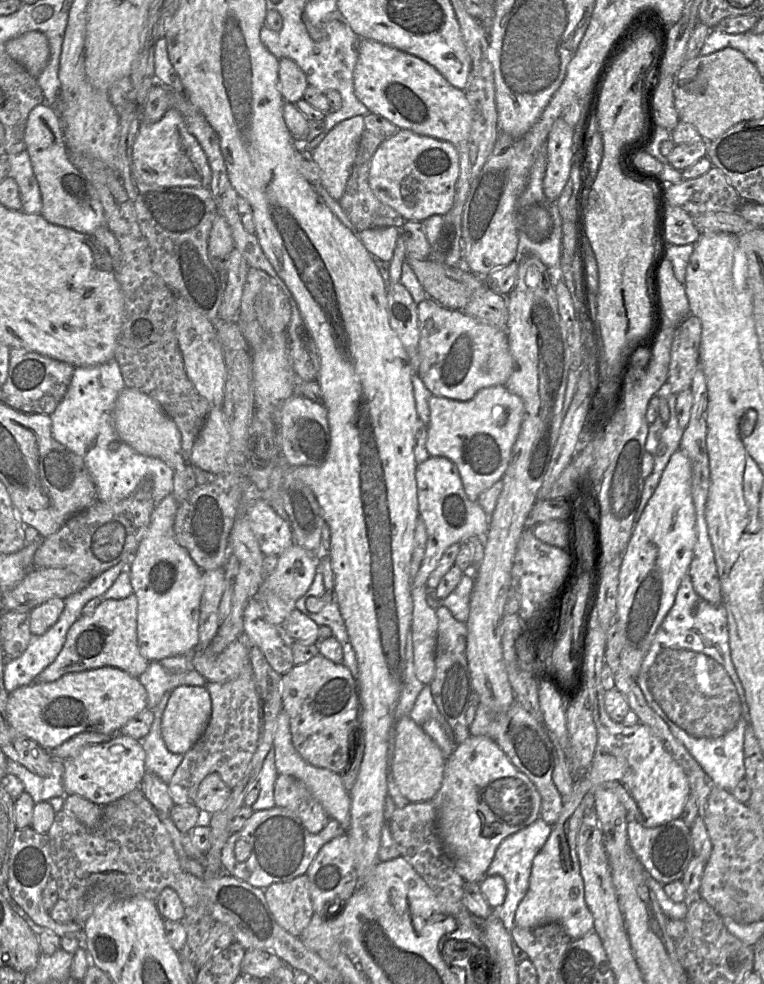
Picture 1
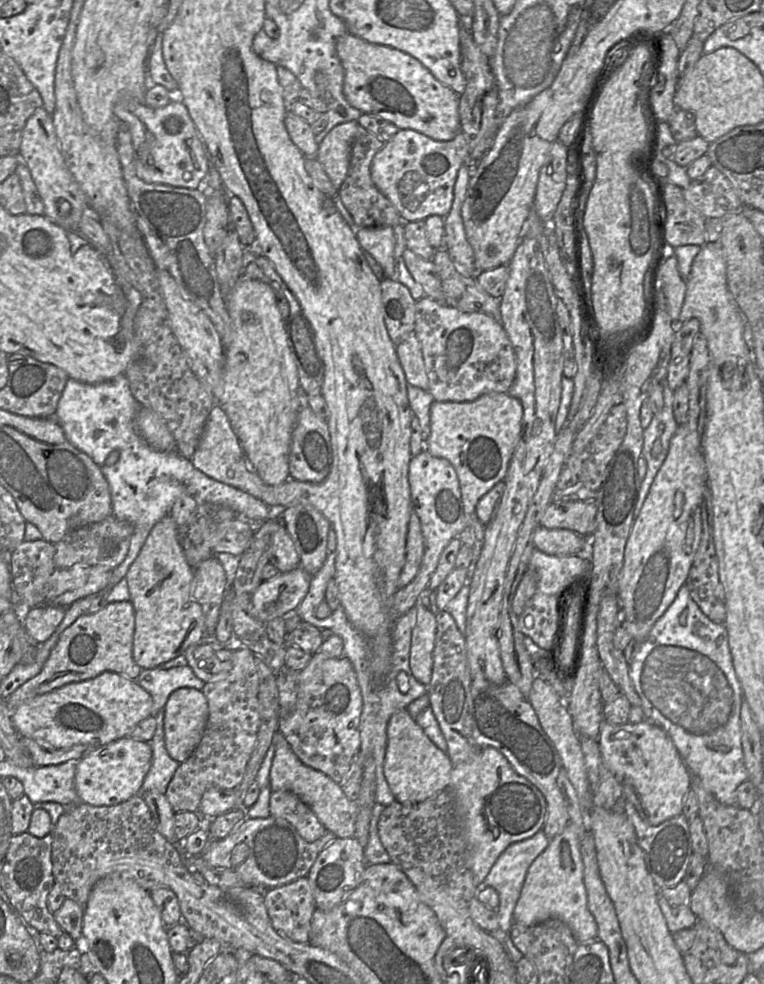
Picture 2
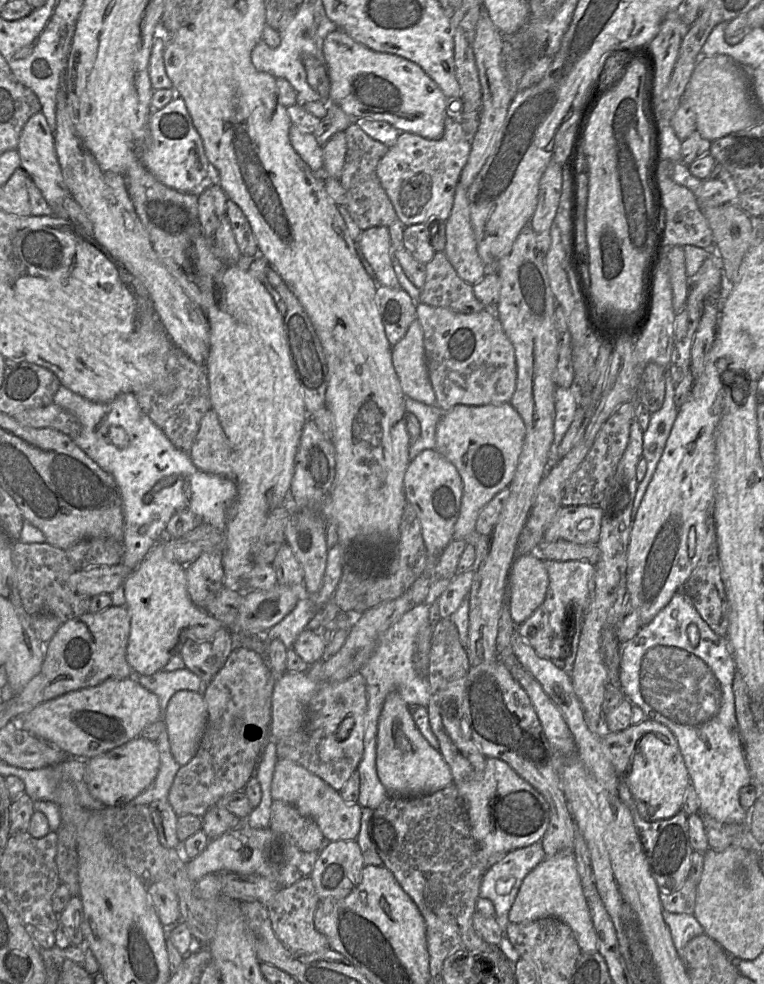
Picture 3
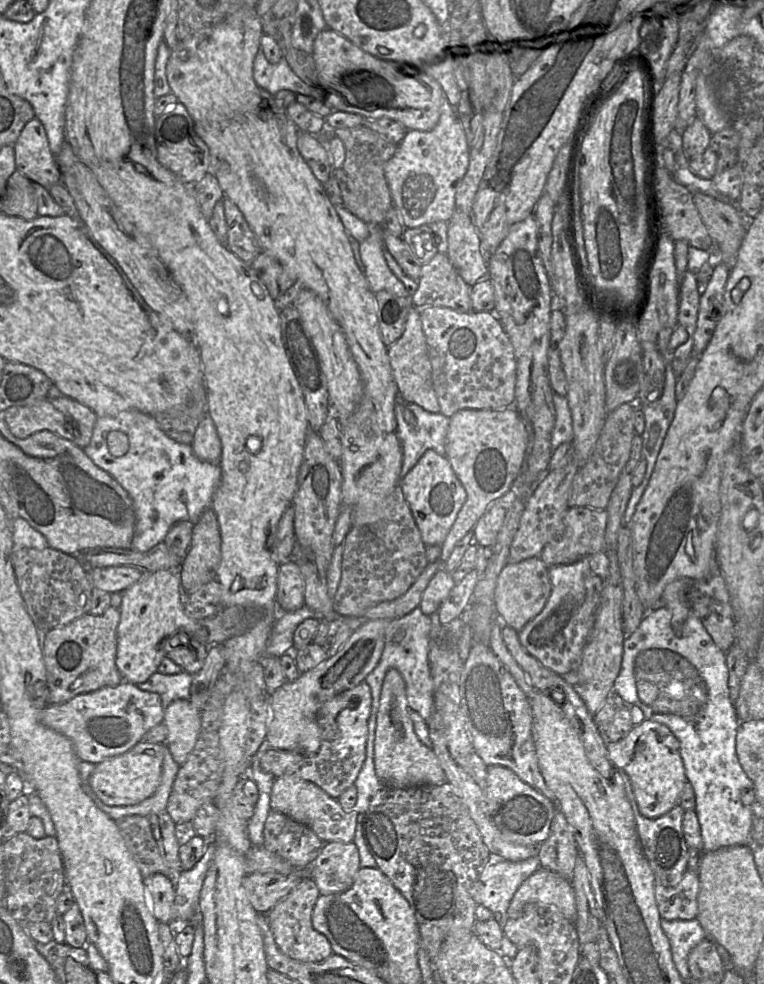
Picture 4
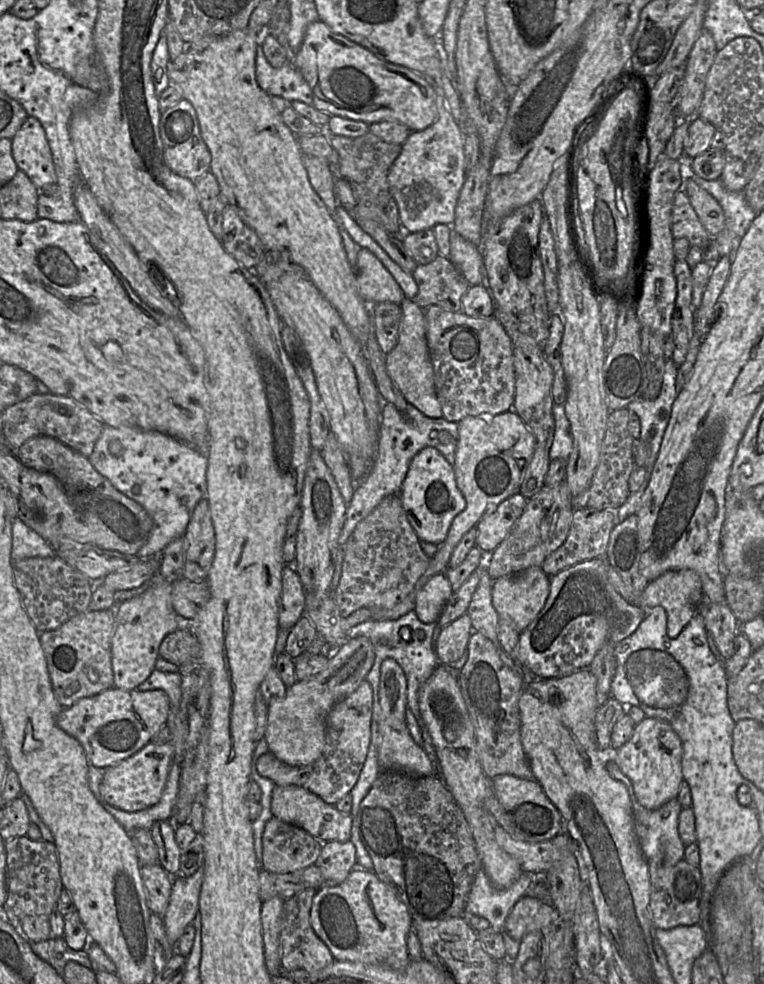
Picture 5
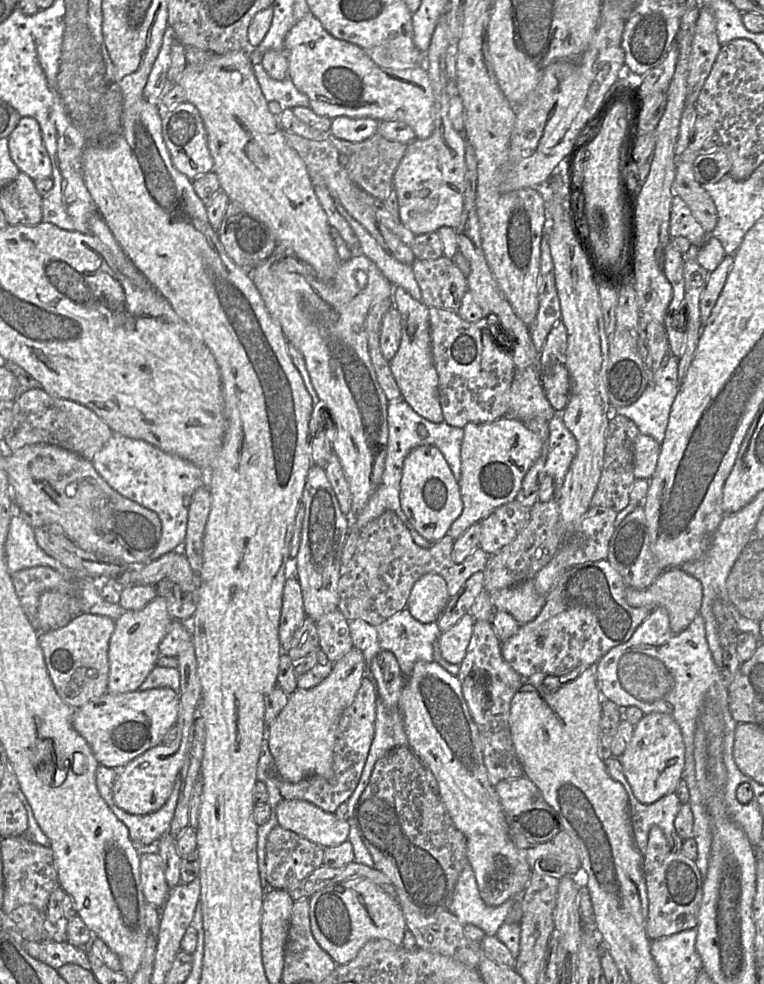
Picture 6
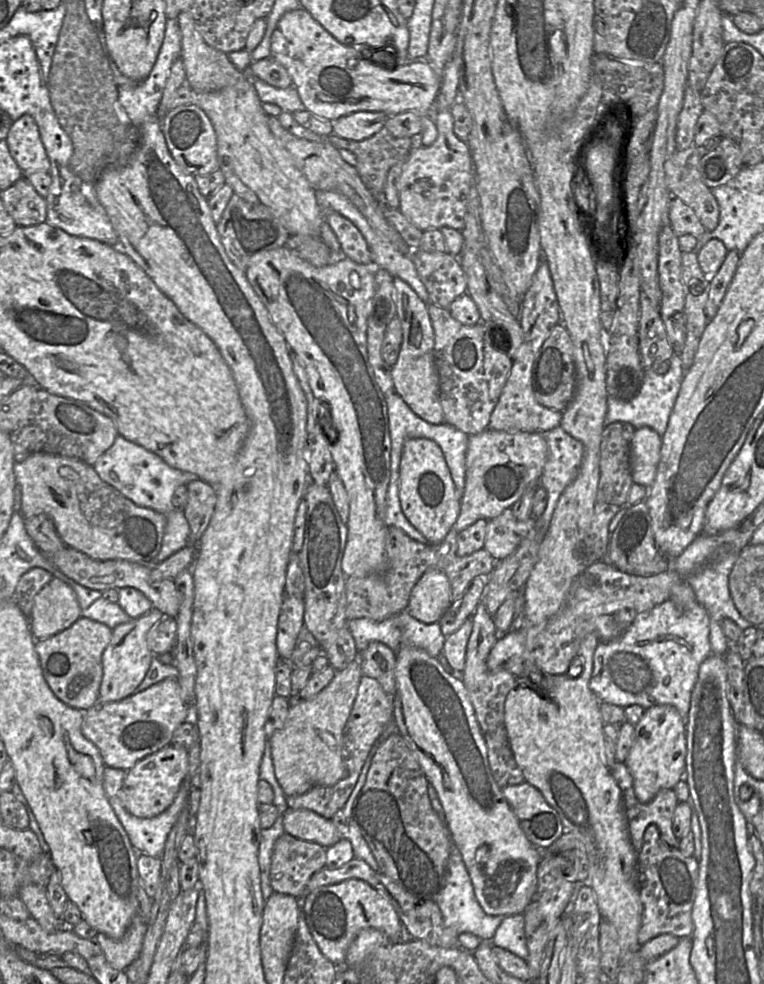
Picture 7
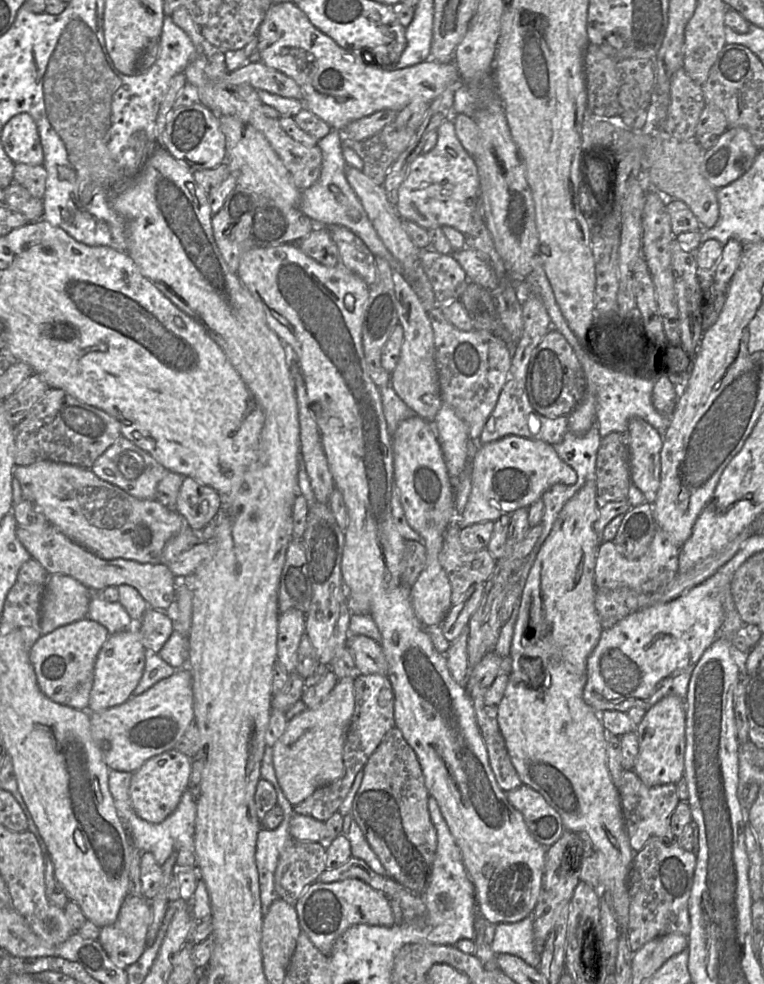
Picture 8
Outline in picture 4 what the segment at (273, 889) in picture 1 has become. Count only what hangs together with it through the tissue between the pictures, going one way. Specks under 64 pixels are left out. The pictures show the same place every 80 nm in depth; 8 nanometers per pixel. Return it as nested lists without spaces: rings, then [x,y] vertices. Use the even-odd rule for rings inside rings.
[[[306,877],[266,914],[276,945],[283,954],[292,959],[302,962],[318,962],[333,953],[327,937],[312,926],[312,911],[319,896],[320,892],[314,880]]]

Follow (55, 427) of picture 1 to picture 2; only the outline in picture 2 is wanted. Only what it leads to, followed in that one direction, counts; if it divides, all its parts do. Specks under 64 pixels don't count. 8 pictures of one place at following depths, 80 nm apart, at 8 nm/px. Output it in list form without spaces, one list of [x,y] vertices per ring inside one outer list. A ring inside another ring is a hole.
[[[123,373],[96,384],[69,378],[54,414],[55,420],[64,431],[67,442],[87,454],[101,468],[110,487],[113,516],[133,524],[134,533],[128,550],[130,561],[135,561],[154,525],[170,514],[174,502],[183,492],[192,495],[197,504],[211,502],[228,506],[238,517],[243,517],[252,523],[260,523],[276,512],[256,496],[248,495],[250,493],[207,476],[177,450],[161,452],[149,446],[135,427],[136,415],[140,408],[140,404],[132,395],[129,381]],[[113,451],[119,452],[119,459],[116,463],[107,465],[106,460]]]

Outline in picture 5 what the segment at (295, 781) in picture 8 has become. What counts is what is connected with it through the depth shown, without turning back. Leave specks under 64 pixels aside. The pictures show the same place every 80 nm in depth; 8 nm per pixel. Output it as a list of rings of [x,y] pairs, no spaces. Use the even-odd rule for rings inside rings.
[[[360,636],[348,639],[337,653],[329,658],[328,665],[323,671],[305,680],[296,681],[286,689],[284,697],[271,700],[268,704],[267,725],[264,735],[269,751],[279,760],[291,766],[305,766],[317,760],[325,747],[325,722],[328,712],[336,702],[359,687],[373,666],[374,660],[374,646],[368,638]]]

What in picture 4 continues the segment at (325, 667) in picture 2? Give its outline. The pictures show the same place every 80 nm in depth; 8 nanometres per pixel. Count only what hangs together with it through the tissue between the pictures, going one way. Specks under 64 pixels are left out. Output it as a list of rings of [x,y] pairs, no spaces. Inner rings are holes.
[[[364,680],[356,687],[327,700],[320,707],[317,722],[321,745],[315,754],[306,755],[301,752],[271,748],[261,758],[261,769],[275,777],[286,774],[297,775],[313,782],[332,798],[338,799],[348,787],[354,785],[365,761],[370,714],[371,690]]]

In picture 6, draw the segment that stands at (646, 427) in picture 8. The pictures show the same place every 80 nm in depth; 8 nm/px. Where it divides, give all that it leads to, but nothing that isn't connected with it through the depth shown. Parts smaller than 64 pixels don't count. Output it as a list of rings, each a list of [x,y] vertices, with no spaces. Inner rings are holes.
[[[639,434],[633,441],[633,469],[636,479],[650,480],[655,472],[661,445],[649,435]]]

